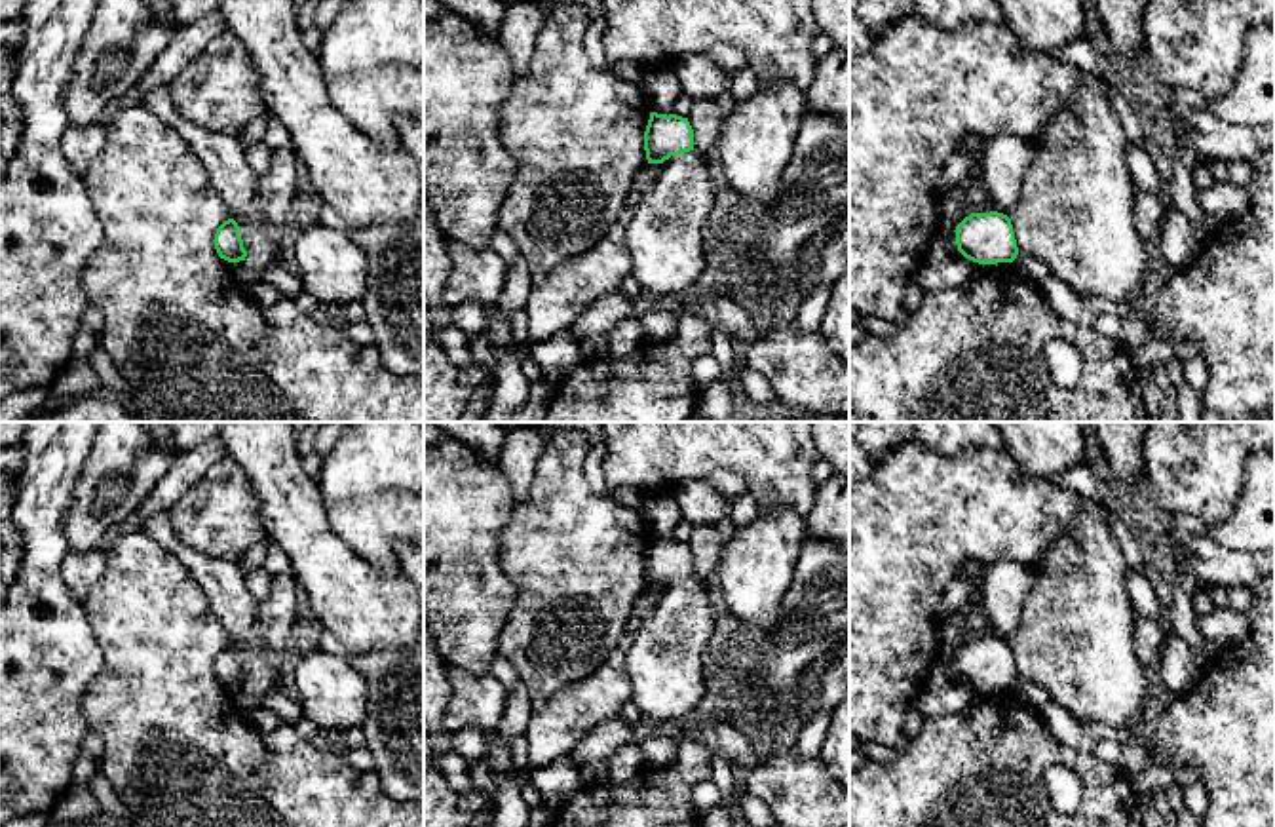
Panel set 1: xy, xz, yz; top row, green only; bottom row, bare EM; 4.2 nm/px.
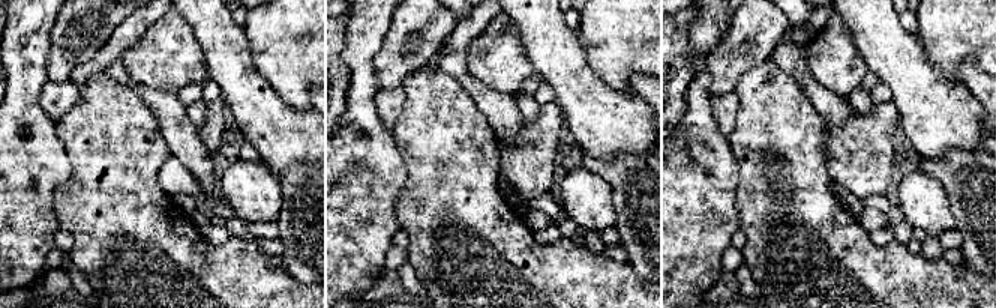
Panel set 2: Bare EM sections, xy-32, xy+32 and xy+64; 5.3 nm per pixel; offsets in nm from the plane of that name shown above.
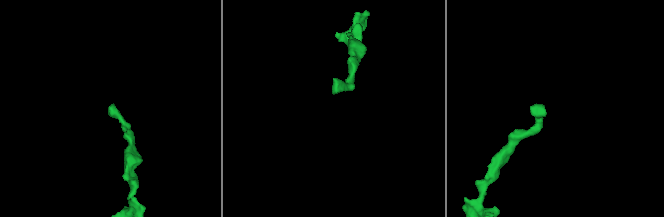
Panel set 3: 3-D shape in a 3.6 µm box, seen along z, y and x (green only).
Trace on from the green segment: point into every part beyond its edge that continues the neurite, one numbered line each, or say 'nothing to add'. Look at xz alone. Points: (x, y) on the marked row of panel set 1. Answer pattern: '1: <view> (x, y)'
nothing to add

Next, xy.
nothing to add

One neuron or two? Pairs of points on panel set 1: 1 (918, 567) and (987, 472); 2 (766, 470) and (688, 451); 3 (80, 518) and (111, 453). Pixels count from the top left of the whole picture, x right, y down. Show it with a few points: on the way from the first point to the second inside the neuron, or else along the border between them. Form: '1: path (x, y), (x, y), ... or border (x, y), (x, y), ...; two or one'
1: path (918, 544), (968, 495); one
2: path (747, 451), (707, 451); one
3: path (88, 502), (90, 485), (105, 468); one

